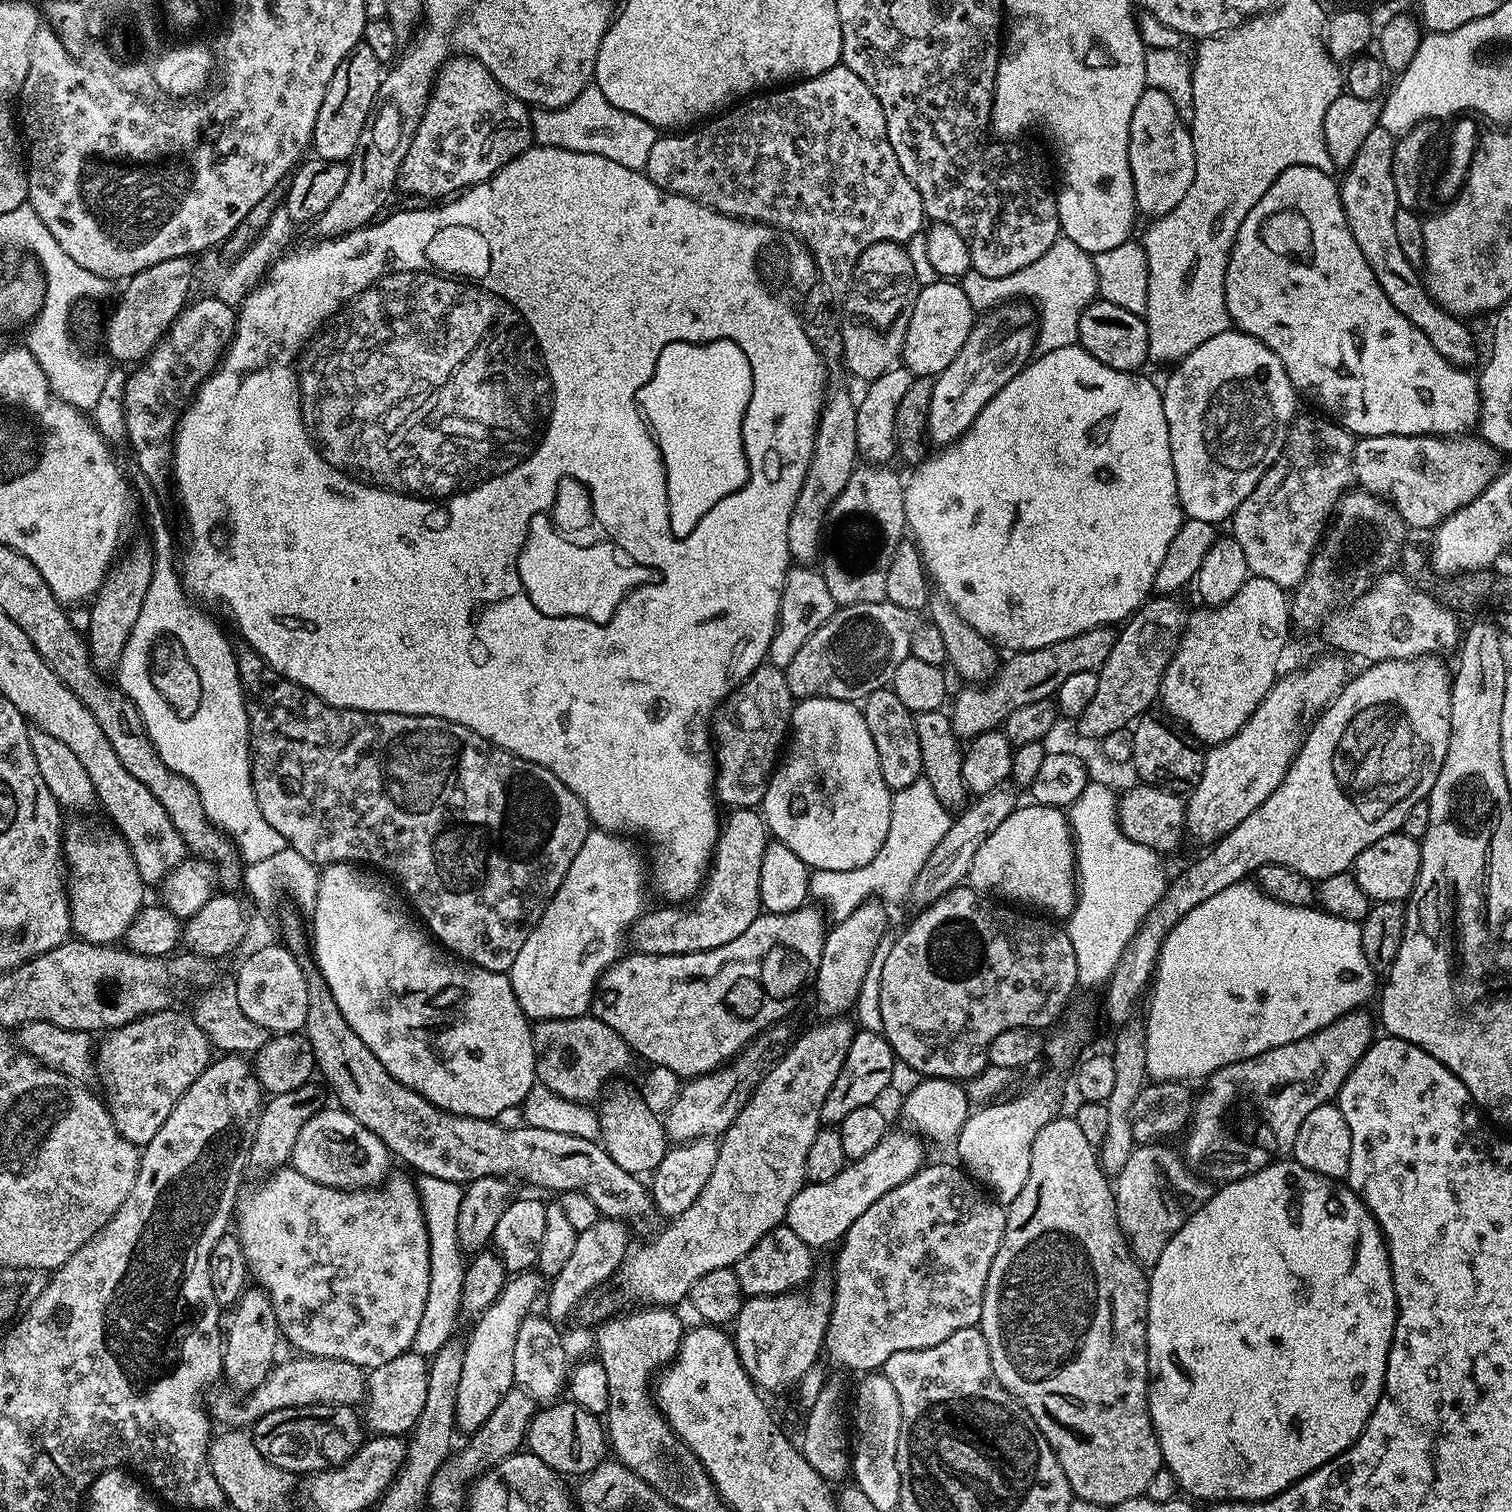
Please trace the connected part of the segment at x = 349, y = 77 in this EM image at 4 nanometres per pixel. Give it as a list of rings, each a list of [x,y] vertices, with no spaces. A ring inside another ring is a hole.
[[[363,42],[356,44],[354,50],[342,58],[334,70],[334,78],[330,78],[326,98],[322,98],[322,110],[318,110],[318,118],[314,122],[310,148],[315,159],[351,161],[358,146],[358,138],[362,138],[362,130],[368,127],[378,103],[381,79],[382,65],[378,58],[374,58],[370,46]]]

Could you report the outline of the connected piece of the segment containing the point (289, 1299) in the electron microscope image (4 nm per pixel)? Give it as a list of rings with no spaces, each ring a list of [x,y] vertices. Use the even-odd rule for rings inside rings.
[[[285,1166],[265,1175],[261,1179],[264,1181],[253,1192],[243,1193],[234,1213],[234,1228],[240,1237],[248,1271],[251,1279],[268,1291],[270,1302],[274,1302],[274,1318],[278,1318],[281,1337],[285,1341],[289,1340],[297,1348],[297,1353],[318,1358],[342,1358],[342,1362],[354,1362],[354,1366],[371,1370],[378,1366],[386,1366],[390,1358],[398,1358],[398,1354],[411,1349],[414,1334],[418,1331],[418,1322],[422,1322],[422,1310],[426,1306],[426,1290],[430,1290],[430,1244],[422,1206],[416,1193],[416,1180],[411,1175],[408,1176],[392,1174],[383,1184],[375,1188],[345,1190],[310,1182],[310,1178],[298,1174],[296,1168]]]

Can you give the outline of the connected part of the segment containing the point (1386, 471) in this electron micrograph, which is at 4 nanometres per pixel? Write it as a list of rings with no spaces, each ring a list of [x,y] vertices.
[[[1472,434],[1454,436],[1361,436],[1355,441],[1353,468],[1355,483],[1363,491],[1389,501],[1409,529],[1435,529],[1437,524],[1478,494],[1498,475],[1502,456],[1484,440]]]

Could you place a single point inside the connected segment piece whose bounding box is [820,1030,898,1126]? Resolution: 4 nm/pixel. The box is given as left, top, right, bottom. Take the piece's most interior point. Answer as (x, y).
(865, 1075)

